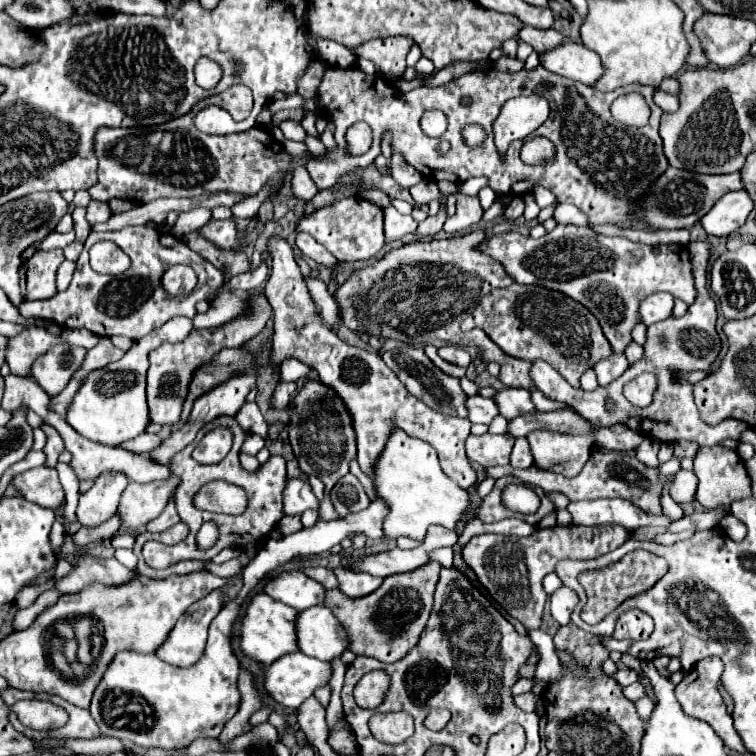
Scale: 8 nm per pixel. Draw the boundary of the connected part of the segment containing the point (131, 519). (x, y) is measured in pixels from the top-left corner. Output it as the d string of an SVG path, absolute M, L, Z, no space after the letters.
M172 476L168 482L154 480L146 484L130 480L126 490L122 492L118 506L122 528L128 530L144 528L152 518L160 514L160 510L164 510L170 494L176 490L176 484L178 484L176 476Z

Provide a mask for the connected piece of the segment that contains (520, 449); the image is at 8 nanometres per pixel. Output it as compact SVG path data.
M518 438L514 444L514 454L512 454L512 462L514 468L530 468L534 464L534 458L530 454L530 446L526 438Z

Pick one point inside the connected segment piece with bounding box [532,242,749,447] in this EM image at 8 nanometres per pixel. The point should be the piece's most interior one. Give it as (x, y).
(677, 345)

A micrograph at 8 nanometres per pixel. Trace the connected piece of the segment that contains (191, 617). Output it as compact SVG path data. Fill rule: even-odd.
M212 590L206 598L194 602L176 622L168 640L156 650L156 656L168 664L188 668L204 654L210 622L222 608L222 590Z

